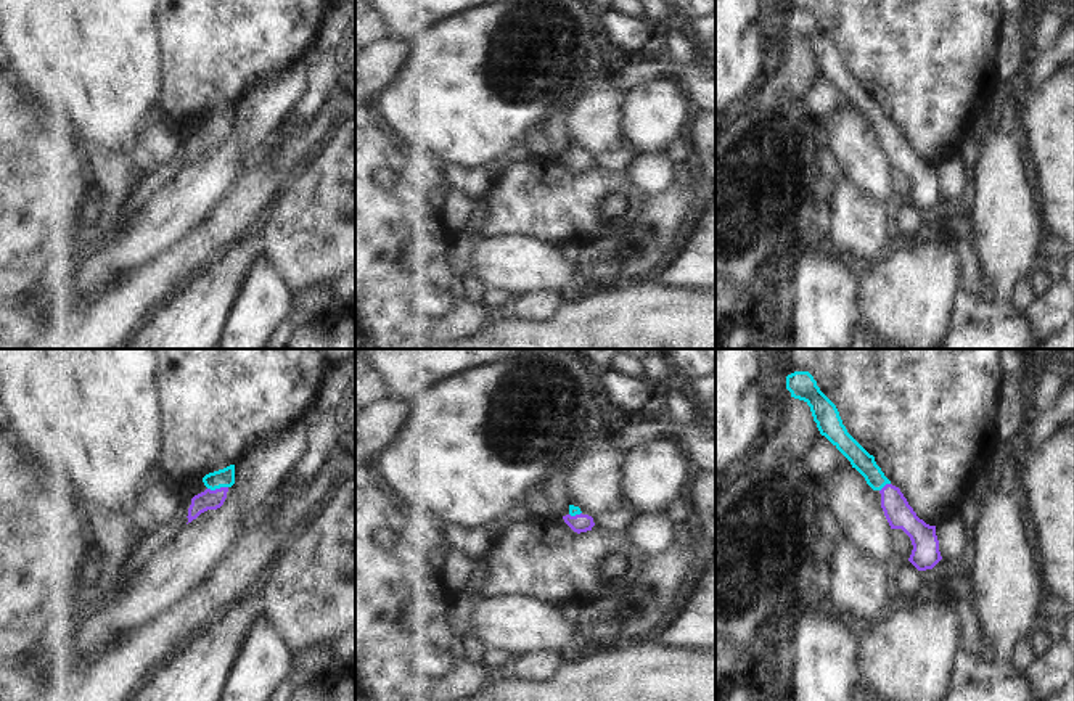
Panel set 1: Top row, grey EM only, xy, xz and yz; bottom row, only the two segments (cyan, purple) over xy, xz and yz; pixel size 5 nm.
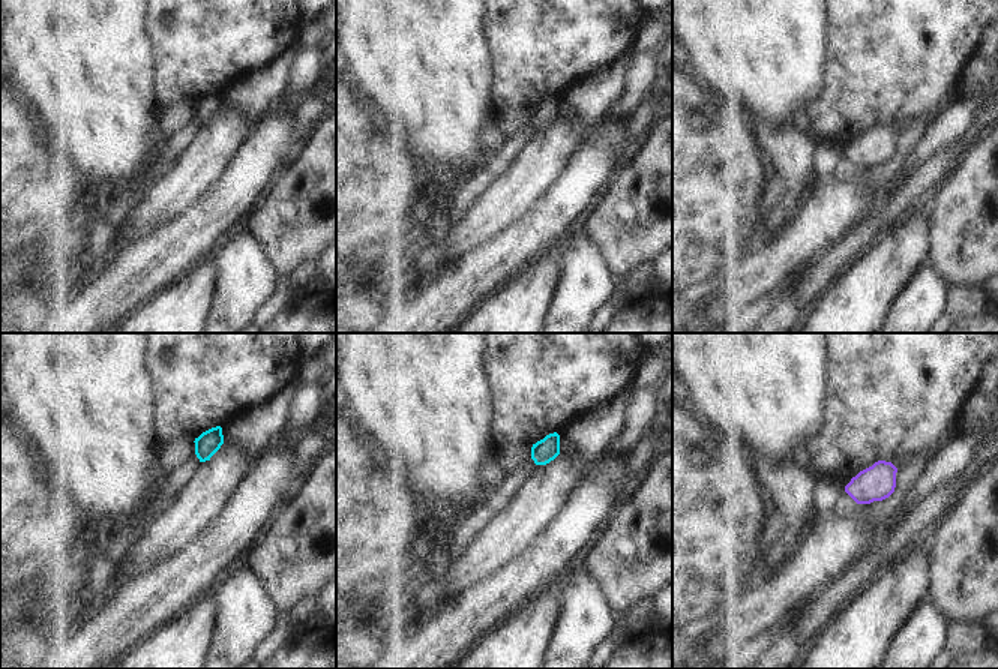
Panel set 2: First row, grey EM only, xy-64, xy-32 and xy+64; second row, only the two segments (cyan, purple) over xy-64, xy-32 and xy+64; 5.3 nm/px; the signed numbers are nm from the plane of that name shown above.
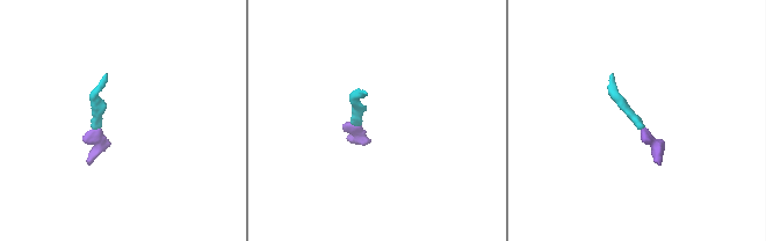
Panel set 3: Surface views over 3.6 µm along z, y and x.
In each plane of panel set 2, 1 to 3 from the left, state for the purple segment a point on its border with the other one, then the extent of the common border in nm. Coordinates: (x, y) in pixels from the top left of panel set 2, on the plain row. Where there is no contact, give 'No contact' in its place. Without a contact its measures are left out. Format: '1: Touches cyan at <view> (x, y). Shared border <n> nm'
1: No contact
2: No contact
3: No contact.

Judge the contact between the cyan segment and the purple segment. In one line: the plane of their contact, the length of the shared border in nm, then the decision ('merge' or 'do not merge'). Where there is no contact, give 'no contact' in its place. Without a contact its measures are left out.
xy | 110 nm | merge

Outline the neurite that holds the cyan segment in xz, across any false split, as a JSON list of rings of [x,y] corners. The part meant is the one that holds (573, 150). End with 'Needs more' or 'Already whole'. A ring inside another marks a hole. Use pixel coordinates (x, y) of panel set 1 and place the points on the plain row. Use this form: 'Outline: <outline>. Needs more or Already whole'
Outline: [[[569,145],[569,153],[563,156],[564,162],[577,174],[592,170],[593,158],[584,154],[579,146]]]. Needs more.

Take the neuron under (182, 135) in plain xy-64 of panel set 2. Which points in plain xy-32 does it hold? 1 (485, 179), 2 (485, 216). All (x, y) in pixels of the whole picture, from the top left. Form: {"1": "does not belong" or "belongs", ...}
{"1": "belongs", "2": "does not belong"}

